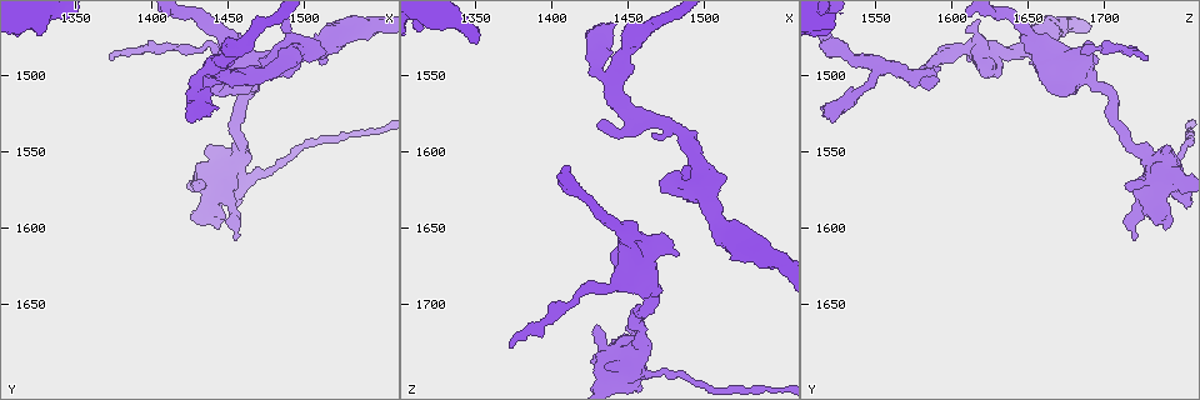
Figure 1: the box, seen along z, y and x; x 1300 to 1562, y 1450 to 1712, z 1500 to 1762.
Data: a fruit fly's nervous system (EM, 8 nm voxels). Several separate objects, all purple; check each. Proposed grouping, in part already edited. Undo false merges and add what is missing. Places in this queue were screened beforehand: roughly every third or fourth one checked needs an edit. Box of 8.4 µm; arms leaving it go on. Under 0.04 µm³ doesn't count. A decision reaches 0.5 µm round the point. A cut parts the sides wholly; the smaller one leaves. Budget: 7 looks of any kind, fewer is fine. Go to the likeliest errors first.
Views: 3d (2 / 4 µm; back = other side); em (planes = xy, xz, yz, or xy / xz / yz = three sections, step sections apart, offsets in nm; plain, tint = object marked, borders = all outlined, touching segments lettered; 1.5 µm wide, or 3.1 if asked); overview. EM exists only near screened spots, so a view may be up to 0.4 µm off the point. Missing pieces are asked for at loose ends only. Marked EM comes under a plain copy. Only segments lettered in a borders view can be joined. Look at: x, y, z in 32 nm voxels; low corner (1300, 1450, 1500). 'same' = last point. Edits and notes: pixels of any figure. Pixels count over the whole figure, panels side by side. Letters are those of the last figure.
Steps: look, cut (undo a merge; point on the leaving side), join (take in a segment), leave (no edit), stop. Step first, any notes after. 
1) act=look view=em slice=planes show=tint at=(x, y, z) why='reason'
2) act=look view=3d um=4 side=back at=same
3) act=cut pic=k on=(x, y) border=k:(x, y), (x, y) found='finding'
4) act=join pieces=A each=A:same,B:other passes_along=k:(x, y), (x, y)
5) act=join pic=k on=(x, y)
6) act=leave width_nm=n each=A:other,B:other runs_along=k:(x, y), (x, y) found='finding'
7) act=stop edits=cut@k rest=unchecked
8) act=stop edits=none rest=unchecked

act=look view=3d um=2 at=(1372, 1488, 1728) why='tapers out'

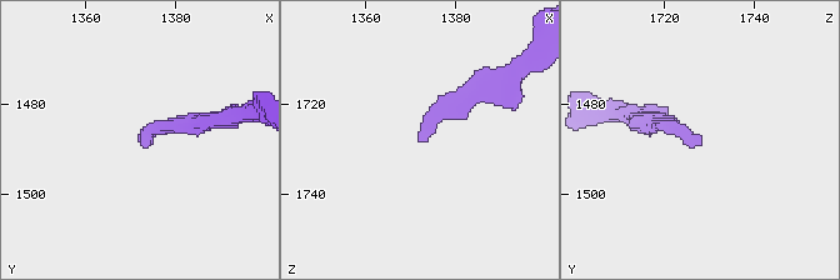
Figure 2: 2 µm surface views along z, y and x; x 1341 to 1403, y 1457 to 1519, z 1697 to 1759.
act=look view=em slice=xy step=4 show=tint at=(1373, 1489, 1729)

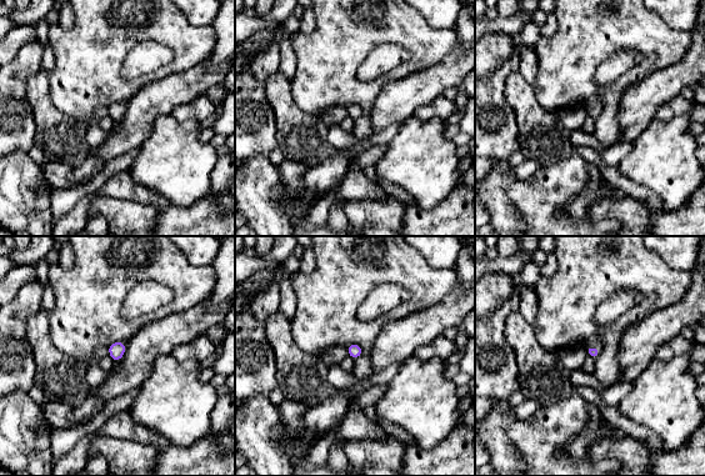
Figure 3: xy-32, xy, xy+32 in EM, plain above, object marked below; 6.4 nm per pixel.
act=look view=em slice=yz step=4 show=borders at=same why='cut it another way'

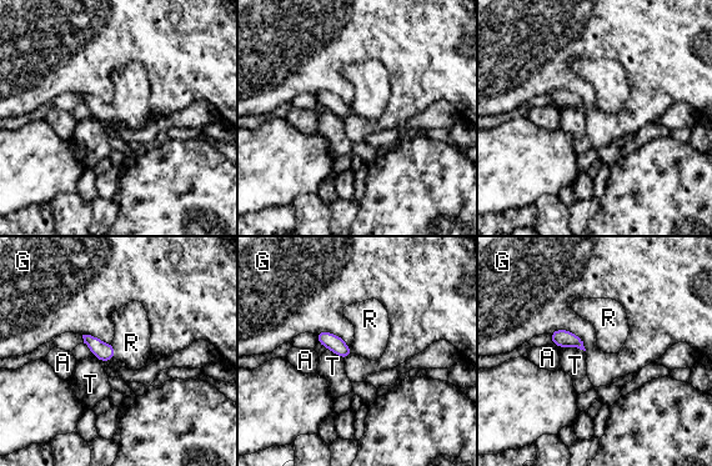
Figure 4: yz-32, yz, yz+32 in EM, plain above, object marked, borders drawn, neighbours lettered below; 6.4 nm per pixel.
act=join pieces=R longest_contact=G:260nm each=A:other,G:other,R:same,T:other passes_along=4:(103, 351), (114, 351), (131, 342) found='the neuron continues'

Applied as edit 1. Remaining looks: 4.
act=look view=overview why='see it whole again'

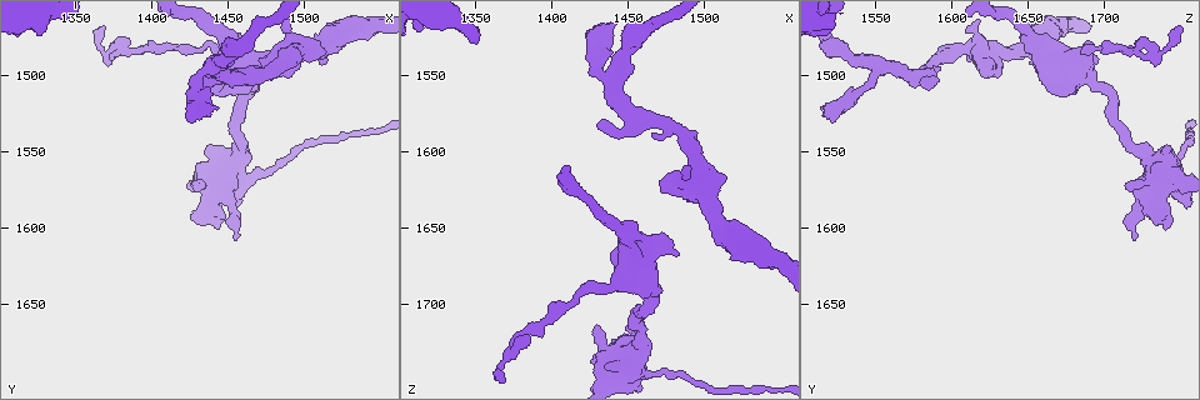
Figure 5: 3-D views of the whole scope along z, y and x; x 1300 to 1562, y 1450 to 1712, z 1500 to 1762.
act=look view=3d um=4 at=(1436, 1480, 1690)

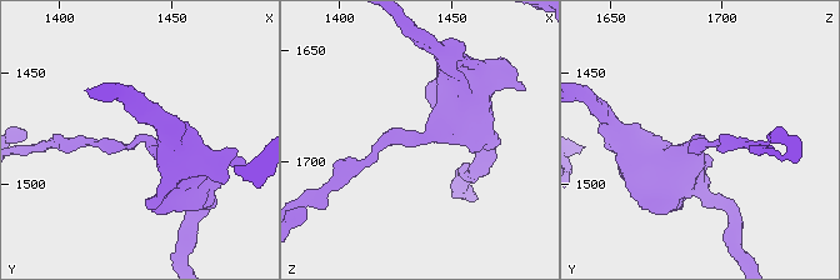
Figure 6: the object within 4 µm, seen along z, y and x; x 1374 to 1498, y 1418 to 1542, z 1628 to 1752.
act=look view=em slice=xz step=4 show=borders at=(1433, 1481, 1689) why='need the tissue'

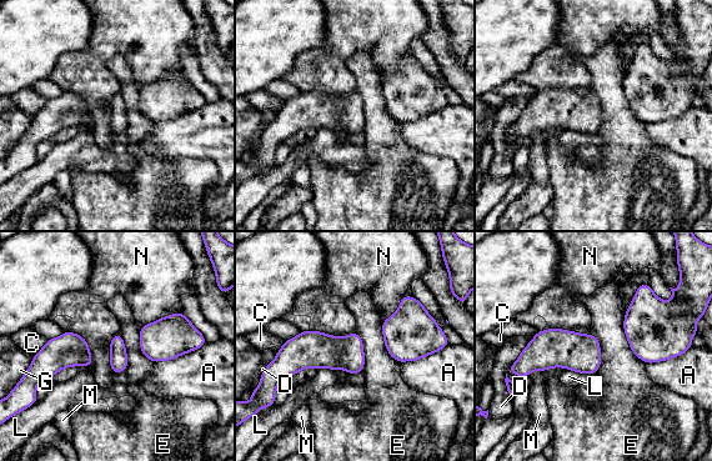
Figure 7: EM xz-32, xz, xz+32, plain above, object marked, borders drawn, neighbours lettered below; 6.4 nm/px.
act=leave each=A:other,C:other,D:other,E:other,G:other,L:other,M:other,N:other border=7:(310, 329), (339, 336), (355, 332) found='continuous, no second neuron'

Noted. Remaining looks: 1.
act=stop edits=join@4 rest=unchecked

